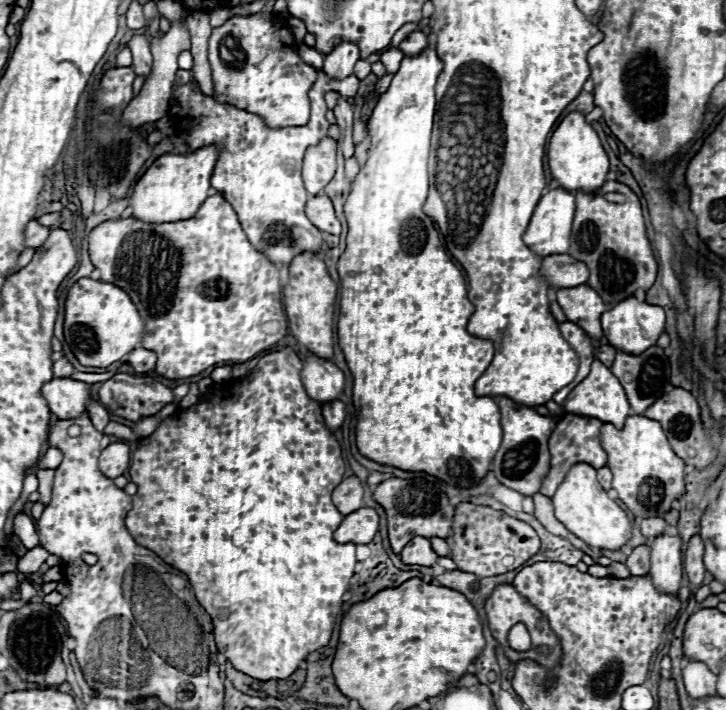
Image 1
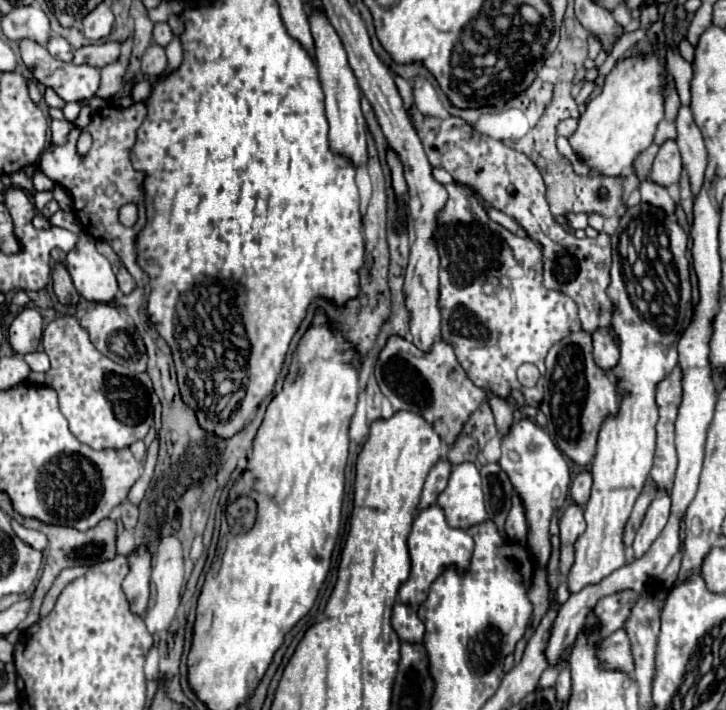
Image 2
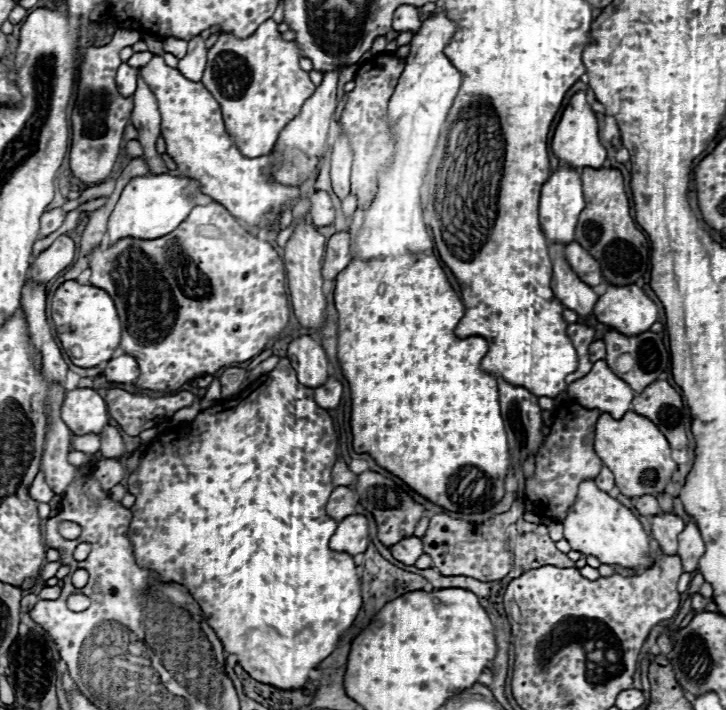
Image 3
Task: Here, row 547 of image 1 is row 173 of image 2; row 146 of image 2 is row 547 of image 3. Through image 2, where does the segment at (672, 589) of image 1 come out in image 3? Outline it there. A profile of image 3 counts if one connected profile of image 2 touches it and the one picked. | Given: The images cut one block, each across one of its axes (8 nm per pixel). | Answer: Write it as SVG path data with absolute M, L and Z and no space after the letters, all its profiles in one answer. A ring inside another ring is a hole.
M660 514L652 518L652 536L664 554L674 556L678 552L678 534L684 530L684 526L686 524L676 514Z

